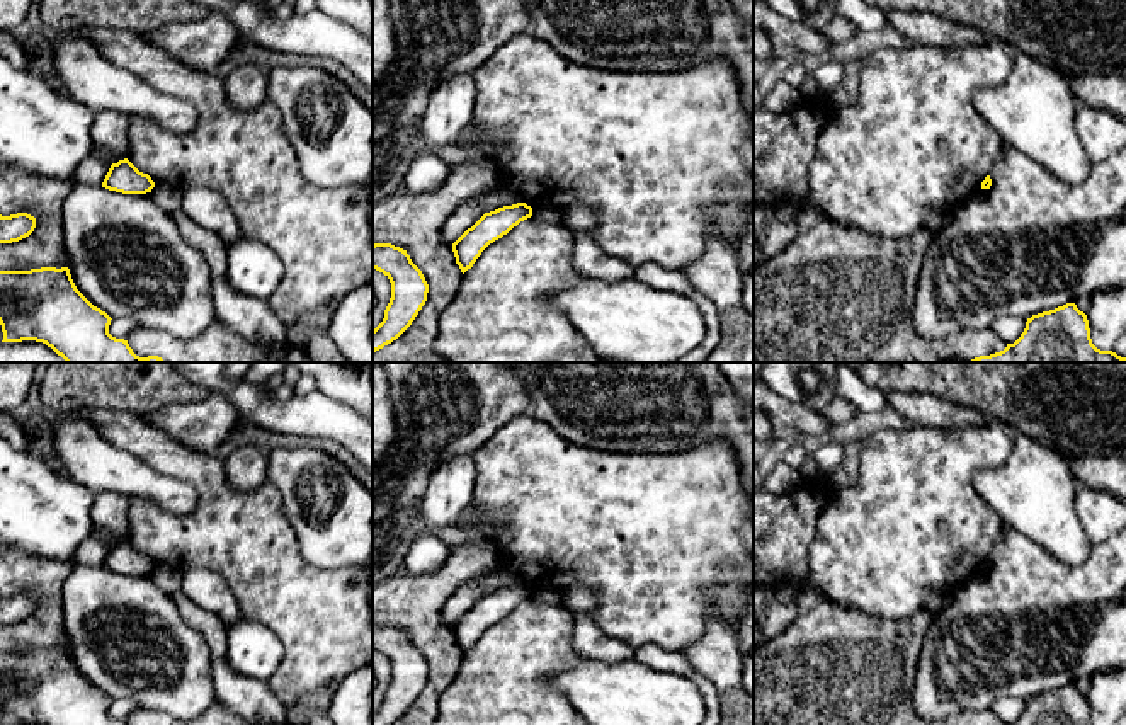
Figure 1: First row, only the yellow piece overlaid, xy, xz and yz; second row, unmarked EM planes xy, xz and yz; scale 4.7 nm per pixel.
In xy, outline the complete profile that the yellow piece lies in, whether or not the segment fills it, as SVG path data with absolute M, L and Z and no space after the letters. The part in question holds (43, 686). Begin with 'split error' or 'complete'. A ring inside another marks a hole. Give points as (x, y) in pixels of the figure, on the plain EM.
complete; M68 648L0 652L2 723L128 725L109 715L111 701L77 671Z

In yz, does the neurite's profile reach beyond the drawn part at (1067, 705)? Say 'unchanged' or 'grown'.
unchanged

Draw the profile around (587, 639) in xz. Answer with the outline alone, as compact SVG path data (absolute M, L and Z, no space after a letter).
M573 613L573 648L585 659L617 664L634 657L636 648L617 638L606 637L585 613Z

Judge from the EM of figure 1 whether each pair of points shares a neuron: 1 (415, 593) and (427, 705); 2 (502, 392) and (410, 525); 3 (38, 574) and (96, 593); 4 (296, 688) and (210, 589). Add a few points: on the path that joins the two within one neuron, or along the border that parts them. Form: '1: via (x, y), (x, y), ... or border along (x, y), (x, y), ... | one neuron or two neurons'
1: via (422, 620), (436, 640), (436, 678) | one neuron
2: via (466, 417), (410, 473), (410, 489) | one neuron
3: border along (73, 560), (73, 569), (62, 591), (65, 623) | two neurons
4: border along (223, 581), (244, 616) | two neurons

